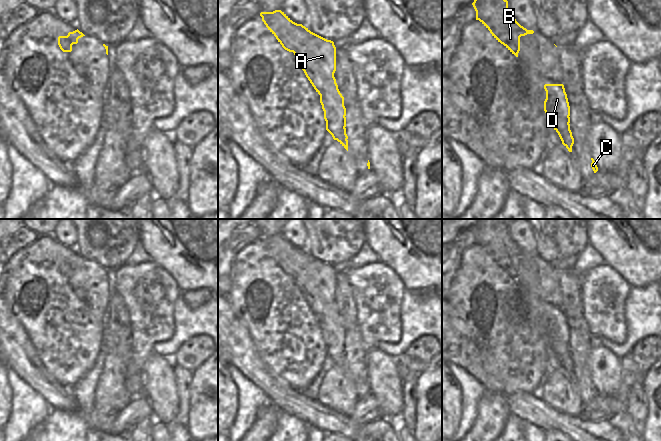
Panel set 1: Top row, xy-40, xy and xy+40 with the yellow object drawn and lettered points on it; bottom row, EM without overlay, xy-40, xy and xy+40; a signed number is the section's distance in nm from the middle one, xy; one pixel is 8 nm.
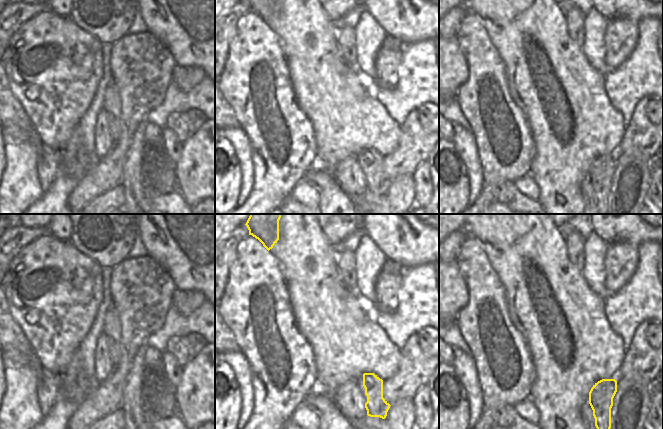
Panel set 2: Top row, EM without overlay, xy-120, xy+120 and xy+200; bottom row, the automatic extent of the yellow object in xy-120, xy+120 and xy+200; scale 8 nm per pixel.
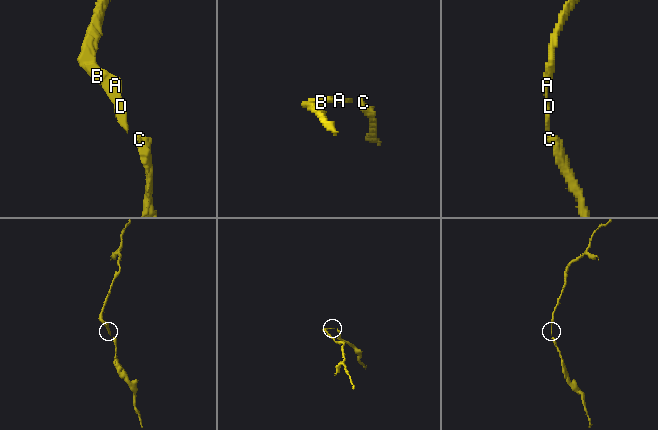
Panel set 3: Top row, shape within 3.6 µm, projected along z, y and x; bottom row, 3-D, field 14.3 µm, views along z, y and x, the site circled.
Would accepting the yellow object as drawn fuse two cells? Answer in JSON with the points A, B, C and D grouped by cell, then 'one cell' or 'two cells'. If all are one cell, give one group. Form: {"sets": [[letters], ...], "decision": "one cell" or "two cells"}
{"sets": [["A", "B", "C", "D"]], "decision": "one cell"}

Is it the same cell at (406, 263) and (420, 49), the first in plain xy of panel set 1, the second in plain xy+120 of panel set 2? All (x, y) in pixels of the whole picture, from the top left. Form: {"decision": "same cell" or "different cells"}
{"decision": "different cells"}

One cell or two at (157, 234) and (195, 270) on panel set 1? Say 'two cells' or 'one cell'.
one cell

